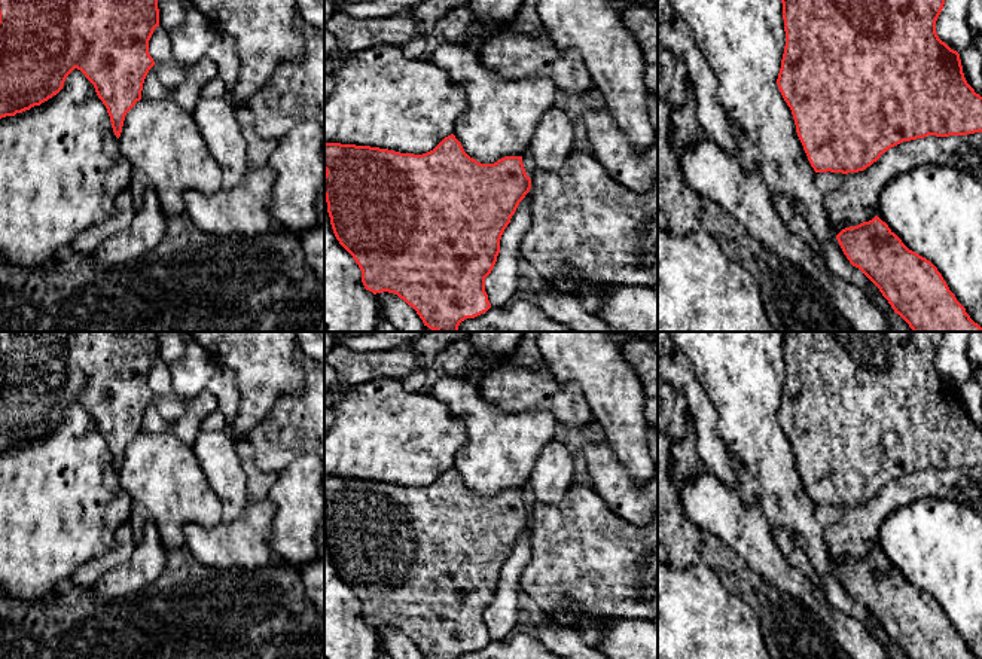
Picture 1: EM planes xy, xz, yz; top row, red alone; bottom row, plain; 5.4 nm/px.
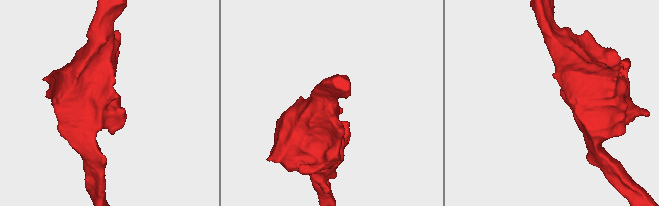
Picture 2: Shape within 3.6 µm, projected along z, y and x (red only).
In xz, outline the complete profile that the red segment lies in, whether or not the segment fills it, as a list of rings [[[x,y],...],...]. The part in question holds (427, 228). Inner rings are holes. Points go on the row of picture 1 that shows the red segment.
[[[454,134],[423,155],[324,143],[324,171],[324,196],[333,234],[359,265],[366,290],[397,295],[417,311],[424,326],[436,332],[458,332],[461,321],[491,308],[485,278],[497,262],[504,229],[531,189],[522,156],[481,164],[464,152]]]

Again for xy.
[[[0,0],[0,119],[48,101],[77,68],[94,85],[119,138],[125,116],[141,100],[144,79],[155,65],[149,40],[156,27],[158,0]]]

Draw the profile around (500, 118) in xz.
[[[442,43],[430,61],[445,70],[466,95],[467,109],[452,134],[464,152],[481,164],[528,152],[534,128],[553,107],[556,88],[548,77],[503,80],[464,43]]]

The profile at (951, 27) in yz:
[[[945,0],[936,21],[936,33],[942,42],[958,54],[973,45],[973,34],[966,22],[969,0]]]

